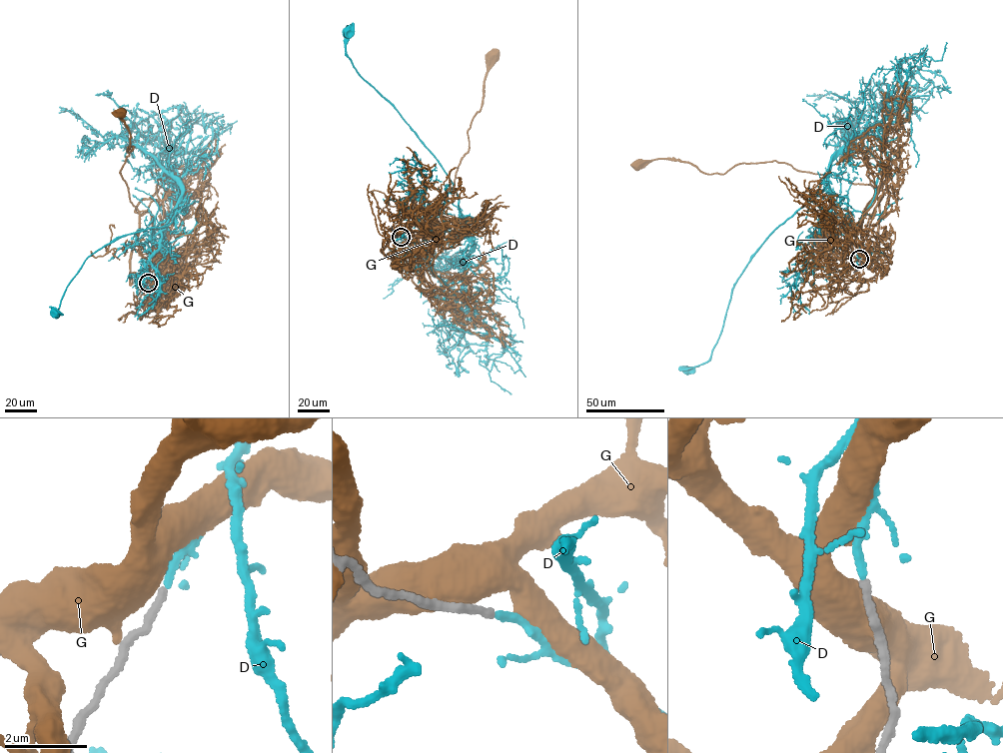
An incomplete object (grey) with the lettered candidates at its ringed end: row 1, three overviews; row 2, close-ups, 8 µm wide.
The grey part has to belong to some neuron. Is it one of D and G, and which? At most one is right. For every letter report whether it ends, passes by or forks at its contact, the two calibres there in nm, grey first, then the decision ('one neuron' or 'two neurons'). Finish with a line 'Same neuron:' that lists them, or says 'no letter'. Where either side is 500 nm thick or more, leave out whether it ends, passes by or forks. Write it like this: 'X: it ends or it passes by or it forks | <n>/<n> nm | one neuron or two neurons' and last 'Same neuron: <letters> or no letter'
D: it ends | 180/180 nm | one neuron
G: 190/500 nm | two neurons
Same neuron: D

